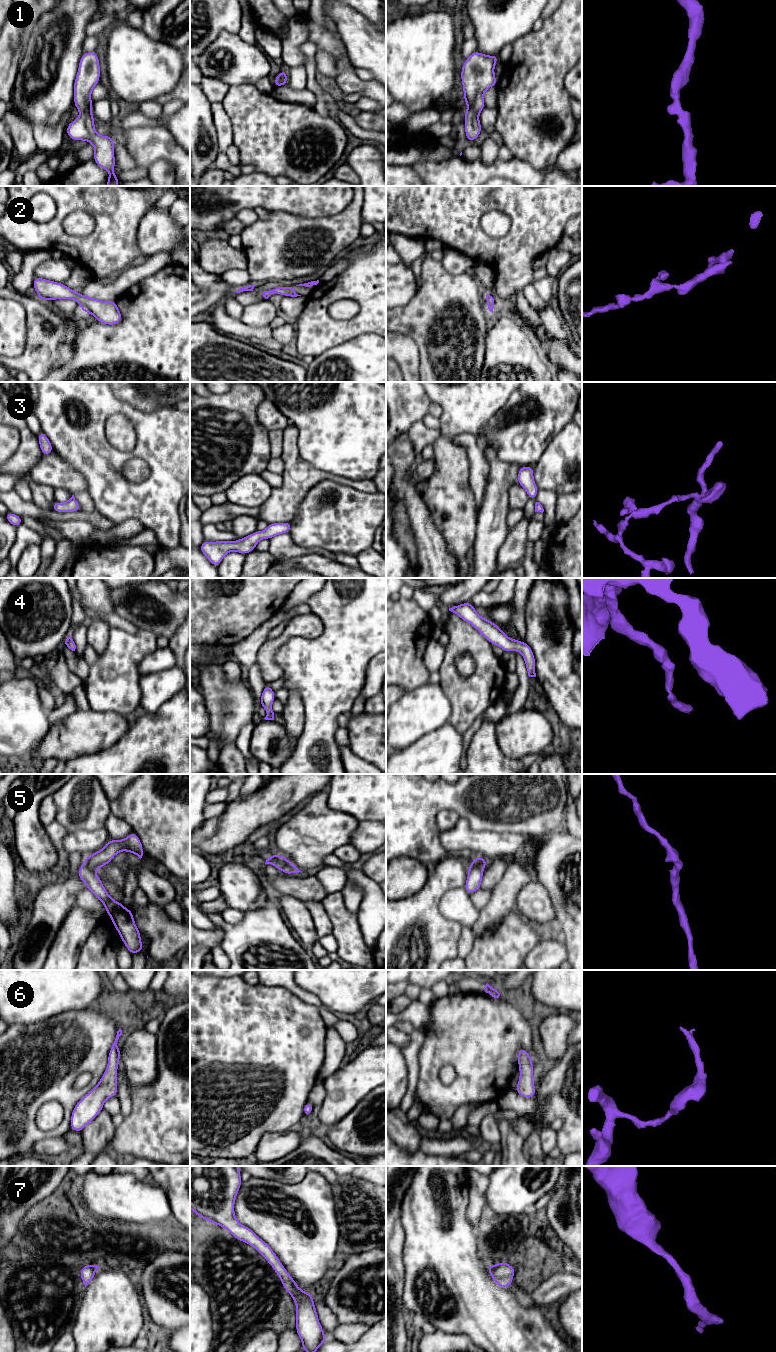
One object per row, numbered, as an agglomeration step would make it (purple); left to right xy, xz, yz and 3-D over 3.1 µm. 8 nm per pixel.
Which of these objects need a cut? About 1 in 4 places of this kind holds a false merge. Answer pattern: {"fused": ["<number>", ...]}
{"fused": ["5"]}

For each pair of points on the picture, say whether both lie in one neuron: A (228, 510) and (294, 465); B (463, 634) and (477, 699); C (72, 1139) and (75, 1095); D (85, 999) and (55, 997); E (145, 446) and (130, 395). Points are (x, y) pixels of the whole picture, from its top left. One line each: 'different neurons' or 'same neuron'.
A: different neurons
B: same neuron
C: different neurons
D: same neuron
E: different neurons

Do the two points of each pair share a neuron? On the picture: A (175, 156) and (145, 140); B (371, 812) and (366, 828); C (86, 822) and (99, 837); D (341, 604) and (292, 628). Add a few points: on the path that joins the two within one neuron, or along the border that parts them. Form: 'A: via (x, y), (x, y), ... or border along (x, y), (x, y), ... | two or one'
A: via (168, 149), (157, 143), (152, 143) | one
B: border along (375, 820), (362, 820), (359, 822) | two
C: border along (104, 826), (93, 830), (70, 832) | two
D: border along (313, 611), (323, 625), (323, 631), (316, 638) | two

